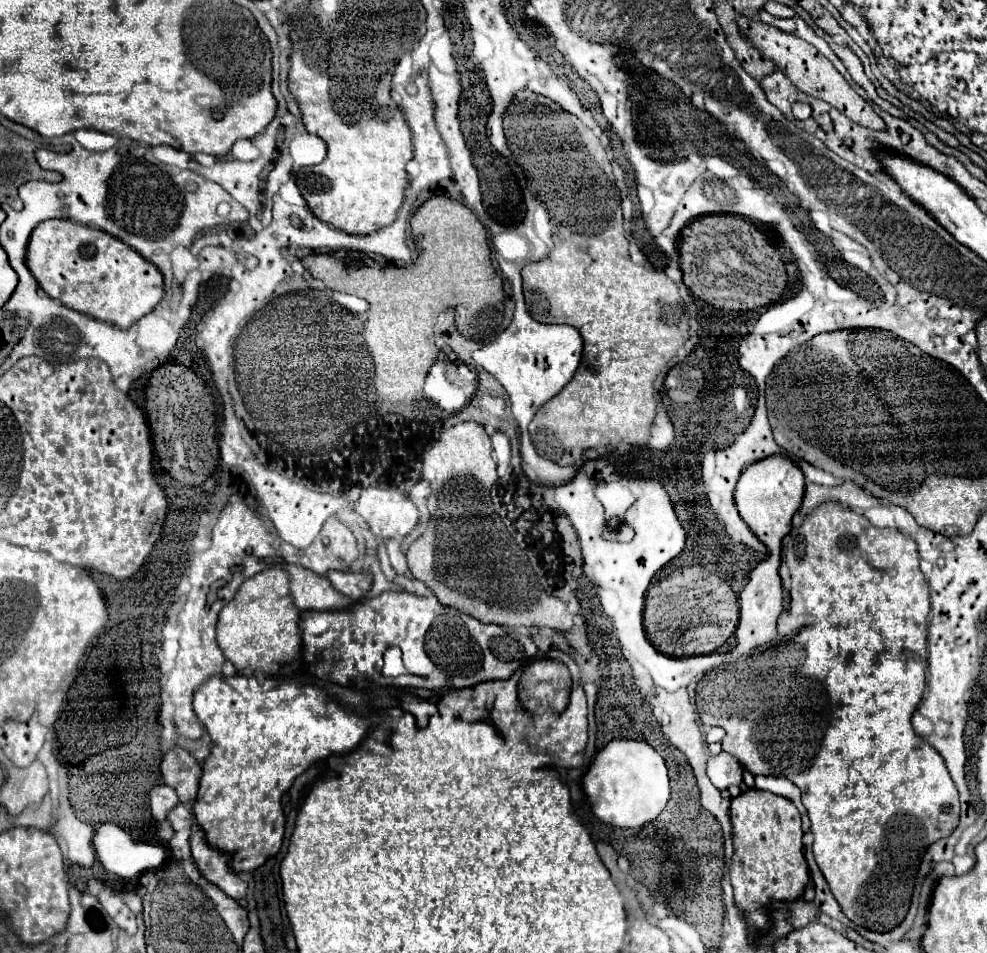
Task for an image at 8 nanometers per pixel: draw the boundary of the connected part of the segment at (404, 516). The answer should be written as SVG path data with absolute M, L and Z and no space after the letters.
M370 487L356 503L358 513L378 539L408 535L418 523L416 505L402 493Z

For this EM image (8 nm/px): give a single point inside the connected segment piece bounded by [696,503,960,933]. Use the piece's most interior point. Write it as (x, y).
(834, 716)

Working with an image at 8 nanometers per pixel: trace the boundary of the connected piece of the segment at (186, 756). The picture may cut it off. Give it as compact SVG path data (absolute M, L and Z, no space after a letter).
M182 747L170 749L162 757L162 779L166 785L176 789L180 803L190 805L196 799L200 777L202 777L202 765Z

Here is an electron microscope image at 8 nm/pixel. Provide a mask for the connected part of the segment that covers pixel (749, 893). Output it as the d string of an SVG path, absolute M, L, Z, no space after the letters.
M748 789L732 799L730 821L734 827L734 863L730 869L730 883L734 887L736 905L744 911L746 921L752 927L752 935L756 935L756 931L770 927L770 901L796 901L804 893L804 887L808 883L808 865L802 853L802 821L792 801L760 789Z

